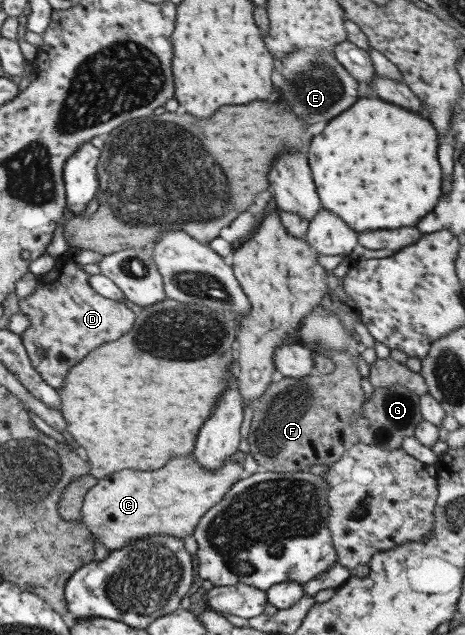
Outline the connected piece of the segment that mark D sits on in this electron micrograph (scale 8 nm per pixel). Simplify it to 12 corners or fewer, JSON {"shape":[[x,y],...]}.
{"shape":[[68,258],[19,299],[20,338],[57,390],[90,350],[118,340],[136,311],[98,294]]}

